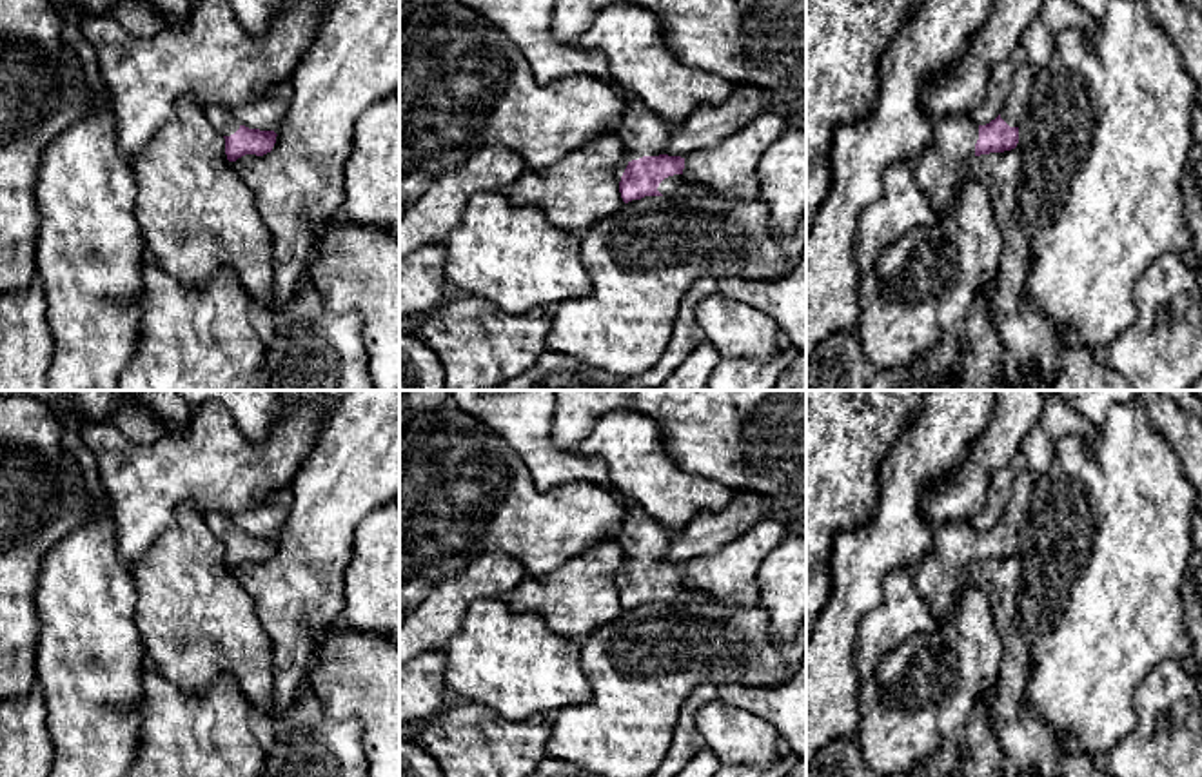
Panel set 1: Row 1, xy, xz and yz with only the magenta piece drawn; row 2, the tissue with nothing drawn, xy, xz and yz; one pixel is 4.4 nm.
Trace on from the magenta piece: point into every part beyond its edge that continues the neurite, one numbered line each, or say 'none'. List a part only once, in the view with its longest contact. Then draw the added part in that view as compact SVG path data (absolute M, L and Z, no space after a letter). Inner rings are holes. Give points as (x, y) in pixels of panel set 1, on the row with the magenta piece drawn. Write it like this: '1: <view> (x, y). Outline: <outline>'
1: xz (641, 133). Outline: M626 93L626 103L623 120L614 127L626 151L626 162L621 165L619 176L632 160L665 154L674 131L674 125L648 113L637 96Z
2: xz (674, 186). Outline: M674 174L674 176L665 178L659 183L657 191L663 196L706 196L706 194L714 194L701 185L686 182L681 174Z

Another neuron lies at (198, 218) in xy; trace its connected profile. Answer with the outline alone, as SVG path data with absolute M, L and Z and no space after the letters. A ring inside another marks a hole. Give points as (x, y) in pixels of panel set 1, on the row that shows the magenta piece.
M192 98L176 103L178 118L163 125L142 154L129 162L136 180L134 214L149 256L174 280L200 287L231 270L251 303L274 309L272 243L251 189L225 154L225 138L211 123L205 107Z

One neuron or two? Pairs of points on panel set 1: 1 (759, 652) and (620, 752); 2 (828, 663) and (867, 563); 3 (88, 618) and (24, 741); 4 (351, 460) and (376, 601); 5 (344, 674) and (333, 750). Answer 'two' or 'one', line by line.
1: one
2: one
3: two
4: two
5: two

